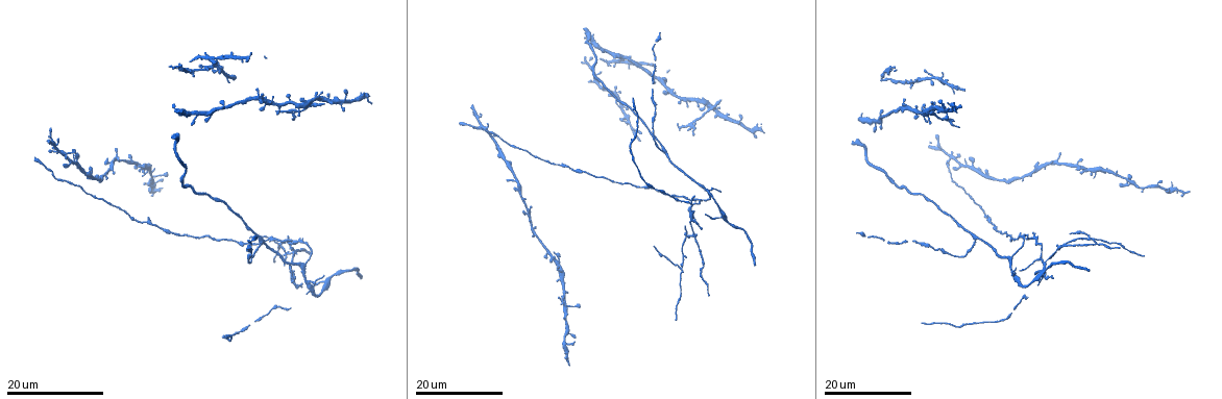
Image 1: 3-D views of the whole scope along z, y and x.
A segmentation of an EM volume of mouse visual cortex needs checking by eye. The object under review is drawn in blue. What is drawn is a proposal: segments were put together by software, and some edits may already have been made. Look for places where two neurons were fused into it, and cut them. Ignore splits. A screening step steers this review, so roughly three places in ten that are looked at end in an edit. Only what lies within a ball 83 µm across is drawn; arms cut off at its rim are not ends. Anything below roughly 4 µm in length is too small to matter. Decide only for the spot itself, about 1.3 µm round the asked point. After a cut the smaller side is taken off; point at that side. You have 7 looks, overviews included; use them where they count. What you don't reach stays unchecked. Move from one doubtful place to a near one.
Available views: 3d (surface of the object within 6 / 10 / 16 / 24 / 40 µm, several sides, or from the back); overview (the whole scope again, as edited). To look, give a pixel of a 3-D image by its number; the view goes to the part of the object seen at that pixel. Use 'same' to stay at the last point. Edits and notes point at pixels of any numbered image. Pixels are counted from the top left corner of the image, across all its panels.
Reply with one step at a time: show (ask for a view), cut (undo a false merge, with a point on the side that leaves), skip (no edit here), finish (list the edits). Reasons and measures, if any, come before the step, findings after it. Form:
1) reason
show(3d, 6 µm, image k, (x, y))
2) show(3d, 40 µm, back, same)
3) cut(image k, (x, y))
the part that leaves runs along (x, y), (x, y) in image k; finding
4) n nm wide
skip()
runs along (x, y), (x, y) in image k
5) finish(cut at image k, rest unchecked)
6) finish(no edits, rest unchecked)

show(3d, 24 µm, image 1, (261, 245))

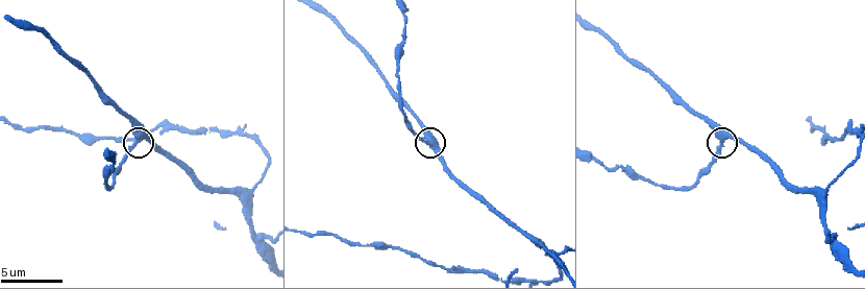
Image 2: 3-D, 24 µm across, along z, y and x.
closer look
show(3d, 10 µm, image 2, (137, 141))

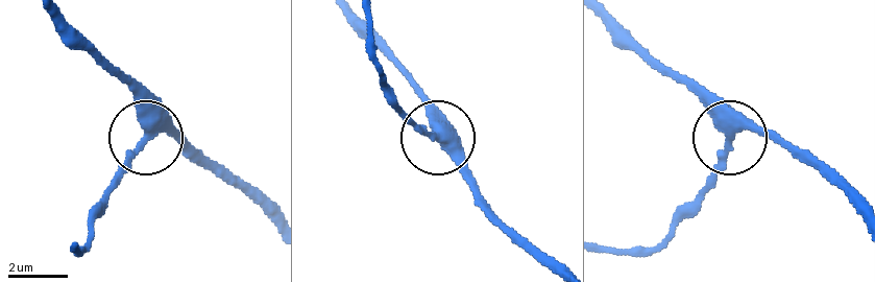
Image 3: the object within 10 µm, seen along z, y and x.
skip()
one neuron here

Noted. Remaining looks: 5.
show(3d, 24 µm, image 1, (315, 99))

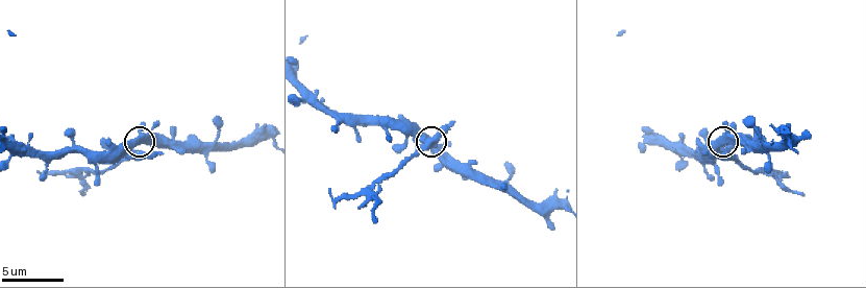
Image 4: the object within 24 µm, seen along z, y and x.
show(3d, 6 µm, image 4, (135, 145))

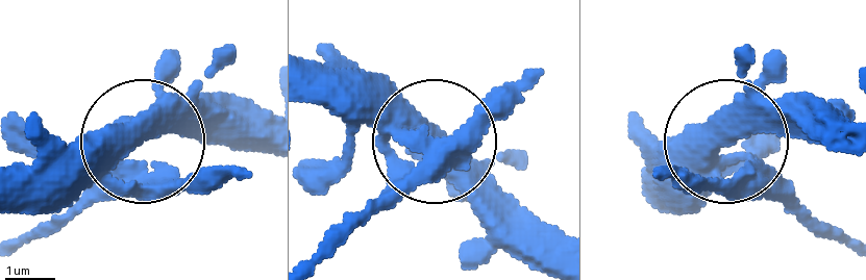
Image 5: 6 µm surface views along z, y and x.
cut(image 5, (96, 199))
the part that leaves runs along (391, 140), (378, 197), (316, 247) in image 5; two neurons meet here

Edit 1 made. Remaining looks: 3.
redraw
show(overview)

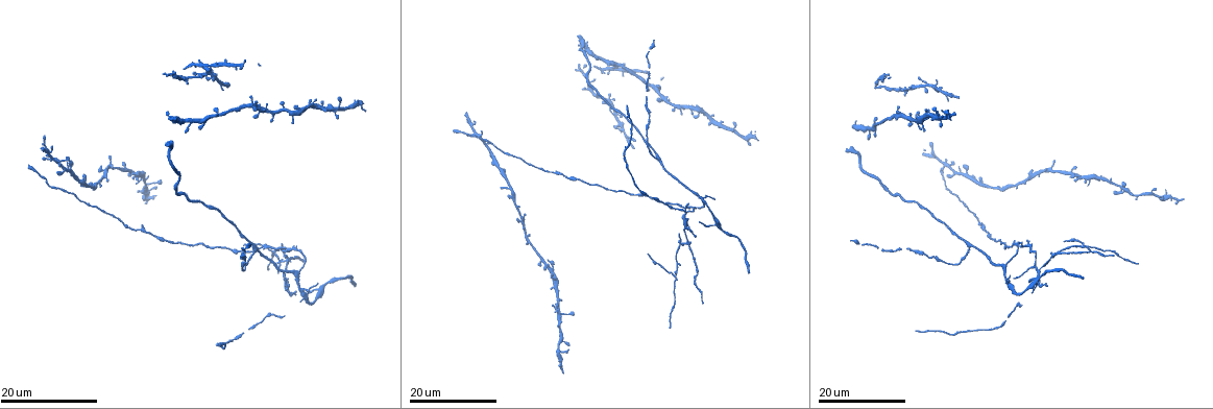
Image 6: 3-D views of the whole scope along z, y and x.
calibre changes
show(3d, 16 µm, image 6, (301, 290))

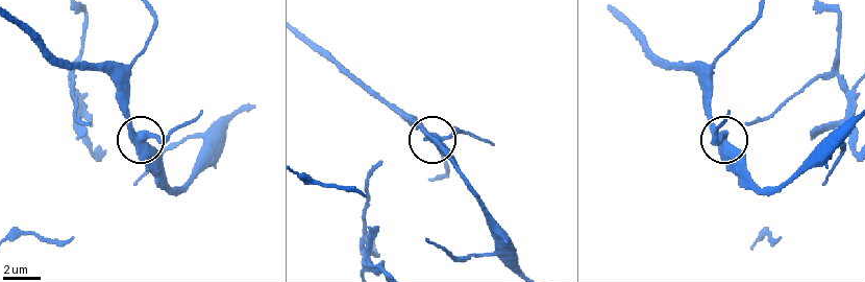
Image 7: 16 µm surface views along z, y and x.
zoom in
show(3d, 6 µm, image 7, (134, 141))

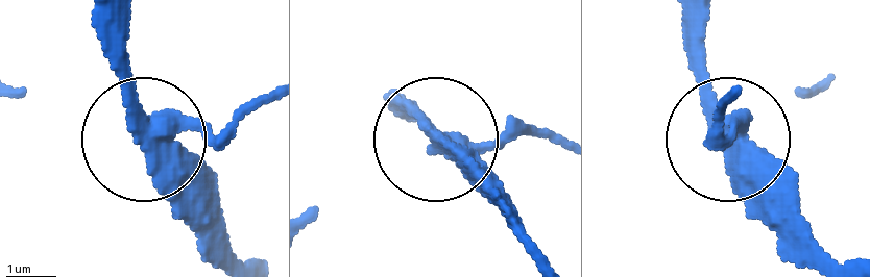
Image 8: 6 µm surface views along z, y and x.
cut(image 8, (222, 136))
the part that leaves runs along (154, 133), (200, 133), (263, 104) in image 8; two neurons meet here

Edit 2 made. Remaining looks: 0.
finish(cut at image 5, cut at image 8, rest unchecked)

